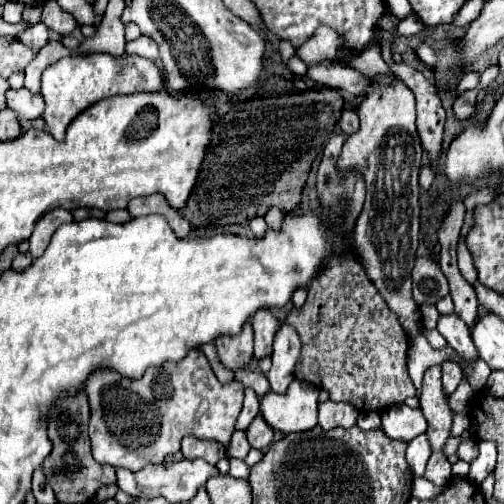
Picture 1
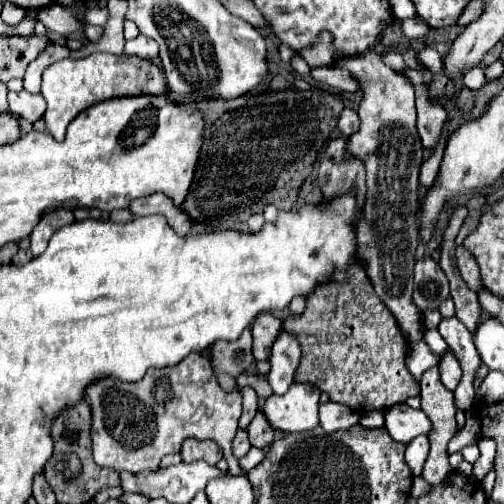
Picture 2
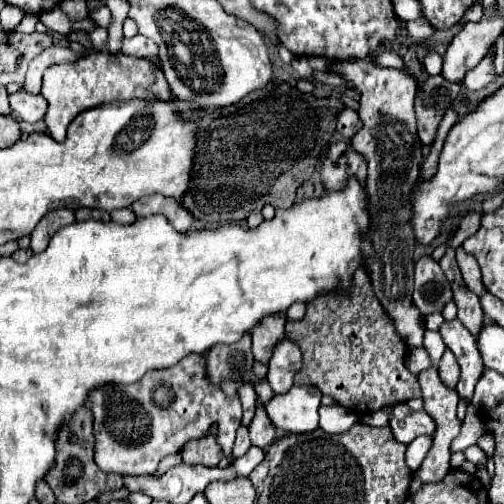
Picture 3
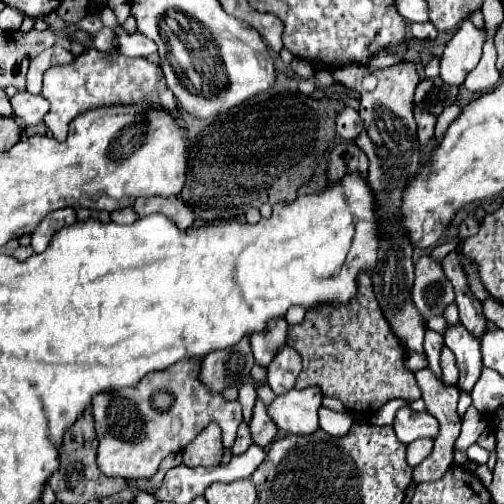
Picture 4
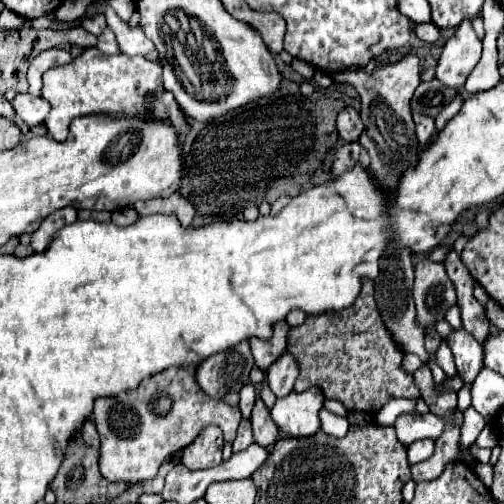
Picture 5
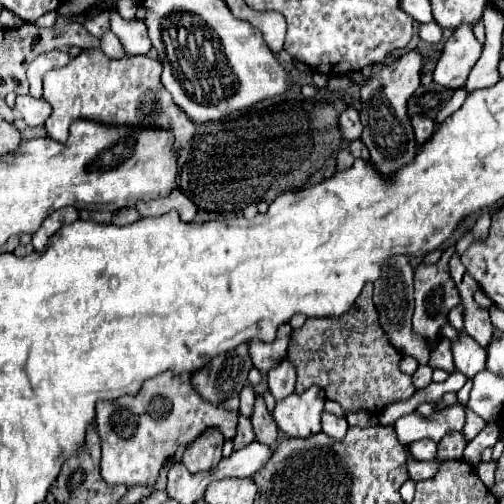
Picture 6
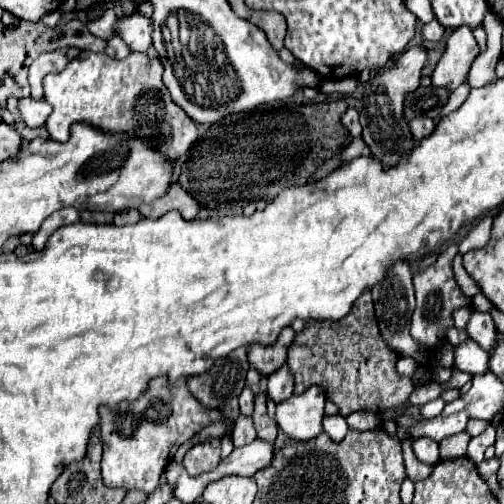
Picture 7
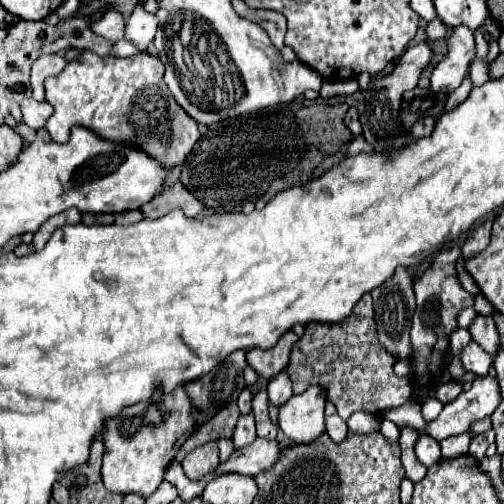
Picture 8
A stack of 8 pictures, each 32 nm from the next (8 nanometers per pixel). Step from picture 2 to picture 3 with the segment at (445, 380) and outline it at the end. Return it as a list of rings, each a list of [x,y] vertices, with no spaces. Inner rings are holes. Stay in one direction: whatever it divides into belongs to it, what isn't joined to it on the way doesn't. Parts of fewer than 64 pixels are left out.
[[[446,350],[442,360],[440,360],[440,366],[438,366],[438,372],[440,372],[440,378],[442,382],[448,386],[448,388],[454,388],[456,386],[456,380],[460,378],[460,368],[456,364],[456,358],[452,354],[452,350]]]

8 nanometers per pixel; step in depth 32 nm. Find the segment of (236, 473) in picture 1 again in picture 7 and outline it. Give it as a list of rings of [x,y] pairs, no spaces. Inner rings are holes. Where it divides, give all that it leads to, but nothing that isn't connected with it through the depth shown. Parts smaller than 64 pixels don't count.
[[[158,376],[156,380],[152,380],[152,384],[148,384],[148,392],[144,392],[144,396],[140,396],[140,400],[120,402],[118,410],[100,406],[100,438],[102,438],[102,446],[104,446],[104,452],[102,452],[104,484],[110,488],[126,488],[126,490],[140,488],[146,492],[154,492],[158,488],[162,470],[174,458],[178,446],[188,442],[204,426],[214,424],[214,422],[226,422],[232,426],[232,422],[228,422],[220,410],[204,408],[204,404],[200,404],[192,396],[192,392],[188,392],[186,380],[176,380],[176,384],[168,384],[168,380],[164,380],[164,376]]]

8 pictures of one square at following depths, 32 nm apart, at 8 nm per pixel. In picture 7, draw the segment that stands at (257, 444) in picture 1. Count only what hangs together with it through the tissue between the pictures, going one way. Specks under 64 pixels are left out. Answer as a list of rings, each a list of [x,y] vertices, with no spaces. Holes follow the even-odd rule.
[[[258,394],[258,396],[256,396],[252,420],[254,420],[254,428],[256,428],[256,432],[258,432],[258,438],[272,444],[272,442],[276,440],[278,426],[276,426],[276,422],[266,414],[266,394]]]

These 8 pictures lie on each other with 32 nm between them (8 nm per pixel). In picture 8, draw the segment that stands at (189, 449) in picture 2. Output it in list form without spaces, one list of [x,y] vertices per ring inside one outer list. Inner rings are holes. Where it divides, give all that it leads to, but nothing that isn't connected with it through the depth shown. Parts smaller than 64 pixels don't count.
[[[216,440],[194,448],[182,460],[182,468],[190,480],[200,480],[202,476],[212,474],[218,468],[218,464],[220,464],[220,460],[218,460],[218,442]]]

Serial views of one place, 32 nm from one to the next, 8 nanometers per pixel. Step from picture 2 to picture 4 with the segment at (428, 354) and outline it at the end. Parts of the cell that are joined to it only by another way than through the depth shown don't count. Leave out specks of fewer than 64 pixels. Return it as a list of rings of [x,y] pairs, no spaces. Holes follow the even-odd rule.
[[[408,352],[404,360],[404,365],[410,372],[416,372],[416,370],[428,366],[428,358],[420,356],[420,352]]]

